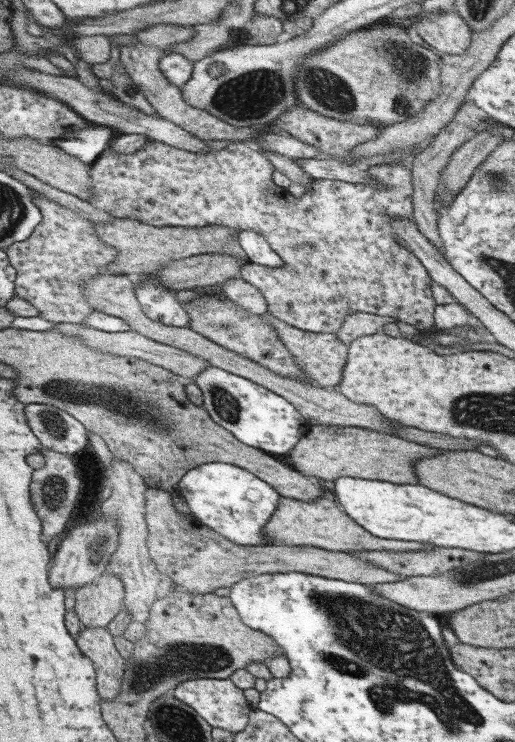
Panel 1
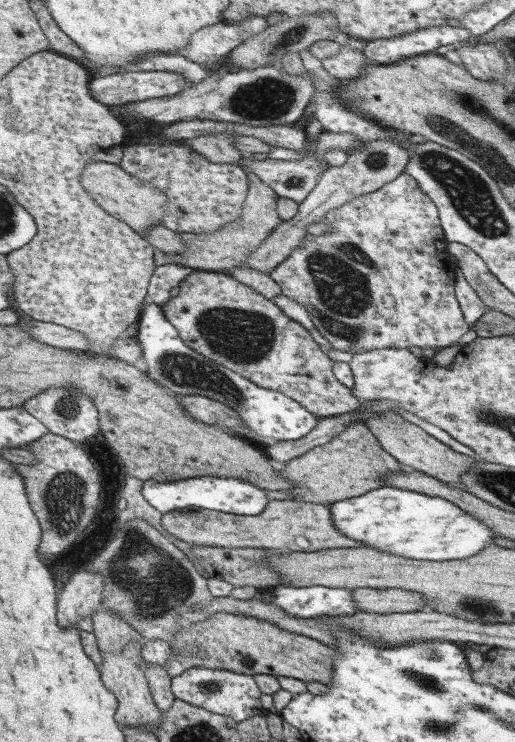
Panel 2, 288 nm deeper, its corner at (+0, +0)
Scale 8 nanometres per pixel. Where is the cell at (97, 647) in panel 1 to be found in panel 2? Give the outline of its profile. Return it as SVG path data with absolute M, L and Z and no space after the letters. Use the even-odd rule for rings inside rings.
M103 650L103 664L99 664L99 668L103 672L105 686L109 686L109 690L113 690L113 694L117 694L117 700L121 702L121 706L117 710L117 720L121 722L121 726L127 726L127 724L131 724L131 726L141 726L141 724L157 726L163 722L163 710L157 706L149 678L141 666L137 666L135 662L121 656L121 652Z

